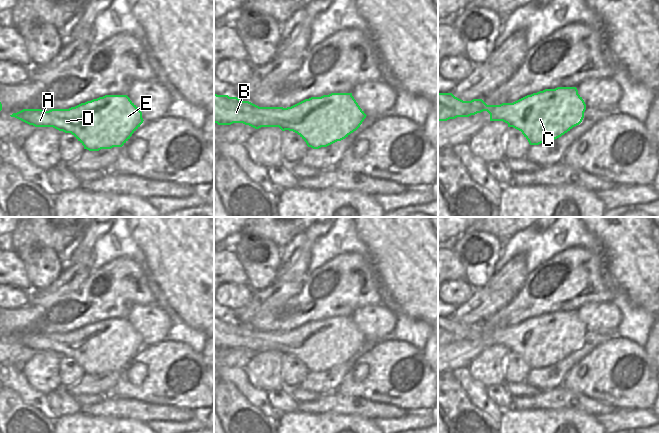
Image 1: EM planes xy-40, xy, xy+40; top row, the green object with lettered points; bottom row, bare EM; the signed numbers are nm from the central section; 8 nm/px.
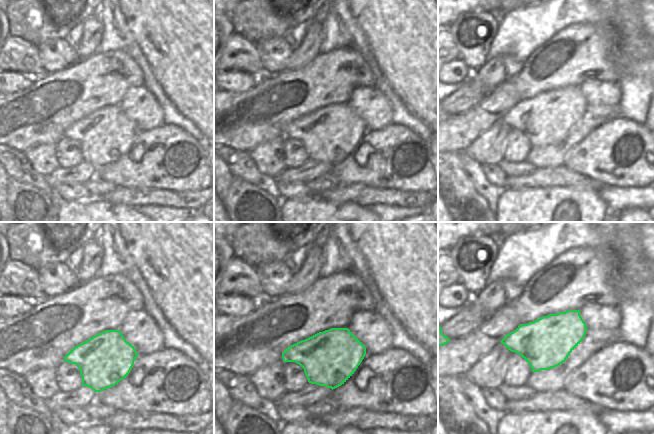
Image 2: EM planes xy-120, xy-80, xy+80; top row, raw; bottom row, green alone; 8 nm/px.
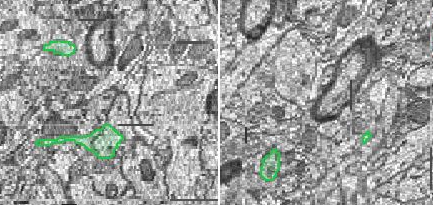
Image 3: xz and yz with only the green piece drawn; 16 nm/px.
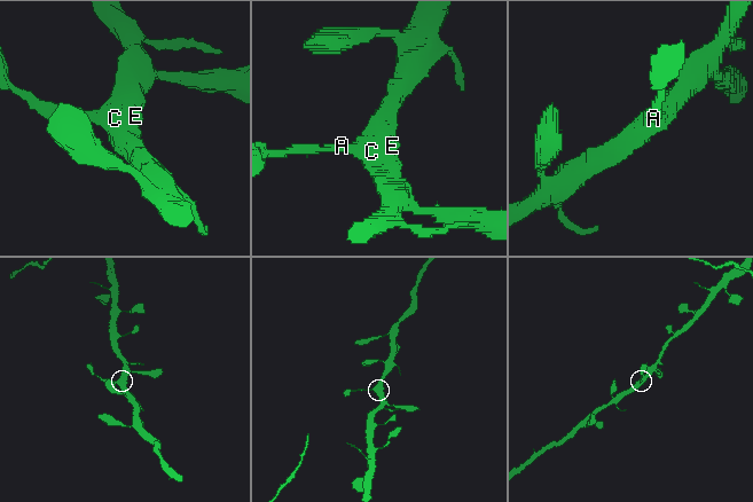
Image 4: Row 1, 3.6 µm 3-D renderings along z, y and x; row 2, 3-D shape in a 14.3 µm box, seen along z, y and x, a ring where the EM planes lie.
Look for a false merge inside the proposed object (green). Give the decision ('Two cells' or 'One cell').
One cell

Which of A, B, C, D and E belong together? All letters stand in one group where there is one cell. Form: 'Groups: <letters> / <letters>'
Groups: A B C D E

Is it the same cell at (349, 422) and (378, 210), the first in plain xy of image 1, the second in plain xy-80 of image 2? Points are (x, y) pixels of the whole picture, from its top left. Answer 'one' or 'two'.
two

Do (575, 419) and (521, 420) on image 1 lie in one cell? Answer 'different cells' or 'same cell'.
same cell

